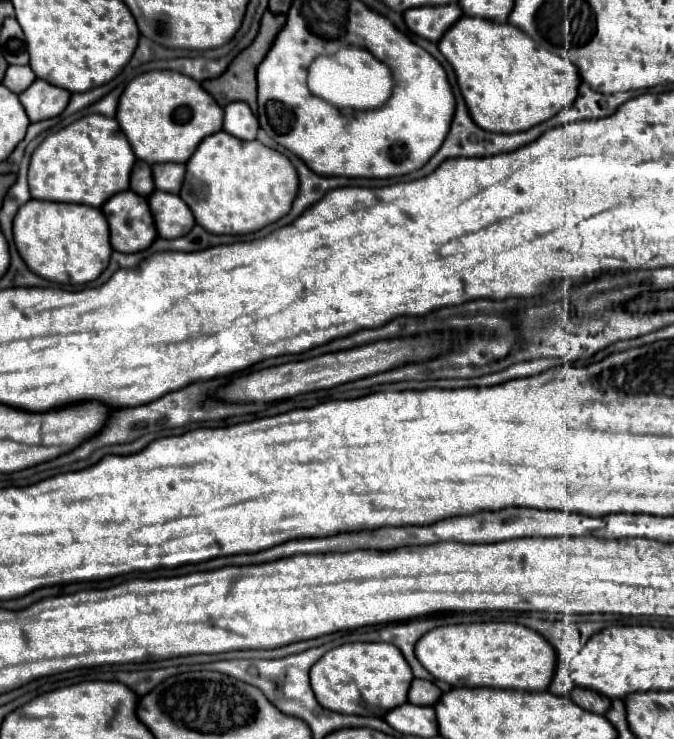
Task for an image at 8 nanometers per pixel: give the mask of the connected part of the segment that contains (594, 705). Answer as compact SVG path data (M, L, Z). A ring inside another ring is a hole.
M576 687L570 695L574 699L576 705L580 705L582 709L590 711L590 713L598 713L598 715L604 715L608 709L610 709L610 699L592 691L592 689L582 689L582 687Z

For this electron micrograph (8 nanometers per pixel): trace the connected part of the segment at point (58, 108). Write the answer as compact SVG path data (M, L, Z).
M36 79L22 95L20 103L24 105L32 123L58 117L70 101L70 93L56 85L48 85L46 81Z

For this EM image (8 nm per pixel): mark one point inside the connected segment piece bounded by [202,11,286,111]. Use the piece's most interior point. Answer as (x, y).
(238, 83)

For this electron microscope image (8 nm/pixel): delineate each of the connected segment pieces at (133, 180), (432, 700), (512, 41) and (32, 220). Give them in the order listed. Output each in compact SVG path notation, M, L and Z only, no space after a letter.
M136 161L132 175L130 175L130 189L142 197L148 197L154 191L154 181L150 167L144 161Z
M414 679L408 691L408 701L414 705L436 705L440 697L442 697L442 691L432 681Z
M460 17L438 41L438 49L456 73L470 117L484 131L526 131L560 113L578 95L578 69L560 55L538 47L526 33L510 23Z
M36 199L24 203L20 213L16 213L14 245L32 273L58 285L84 285L94 281L106 269L112 253L108 223L100 209Z

